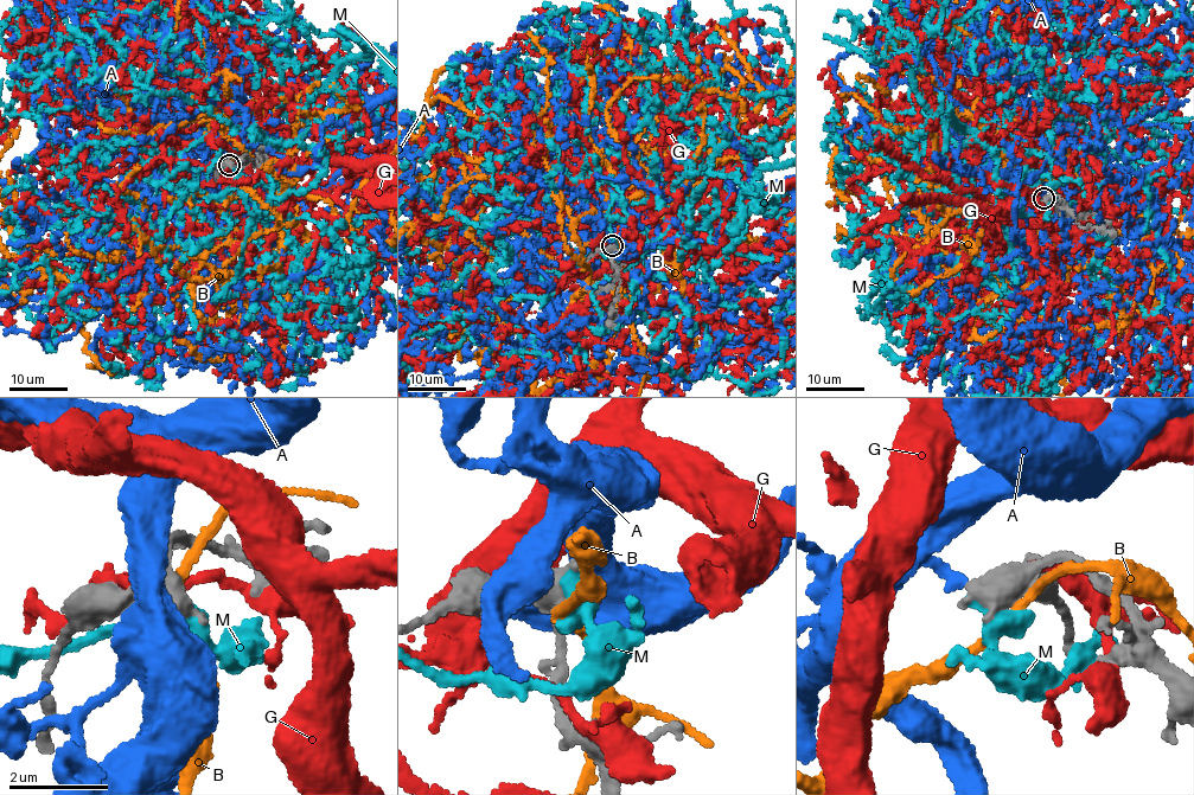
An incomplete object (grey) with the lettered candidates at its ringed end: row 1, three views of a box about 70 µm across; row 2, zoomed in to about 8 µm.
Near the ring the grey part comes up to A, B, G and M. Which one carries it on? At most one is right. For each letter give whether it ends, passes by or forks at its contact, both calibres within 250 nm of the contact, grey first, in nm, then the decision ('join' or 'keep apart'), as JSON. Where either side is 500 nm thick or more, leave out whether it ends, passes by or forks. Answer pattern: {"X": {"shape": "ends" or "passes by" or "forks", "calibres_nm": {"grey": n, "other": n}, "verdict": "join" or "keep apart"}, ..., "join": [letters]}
{"A": {"shape": "ends", "calibres_nm": {"grey": 400, "other": 200}, "verdict": "join"}, "B": {"calibres_nm": {"grey": 500, "other": 200}, "verdict": "keep apart"}, "G": {"shape": "ends", "calibres_nm": {"grey": 480, "other": 440}, "verdict": "keep apart"}, "M": {"calibres_nm": {"grey": 440, "other": 500}, "verdict": "keep apart"}, "join": ["A"]}

